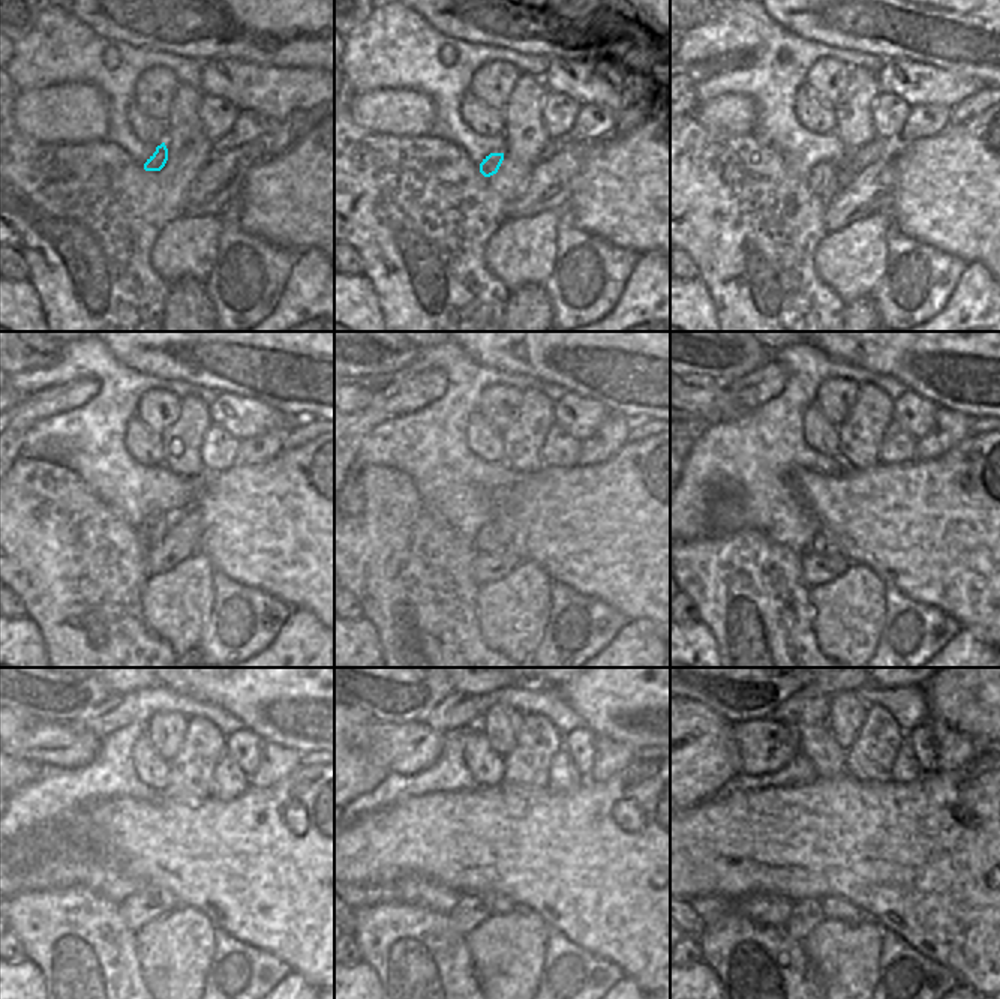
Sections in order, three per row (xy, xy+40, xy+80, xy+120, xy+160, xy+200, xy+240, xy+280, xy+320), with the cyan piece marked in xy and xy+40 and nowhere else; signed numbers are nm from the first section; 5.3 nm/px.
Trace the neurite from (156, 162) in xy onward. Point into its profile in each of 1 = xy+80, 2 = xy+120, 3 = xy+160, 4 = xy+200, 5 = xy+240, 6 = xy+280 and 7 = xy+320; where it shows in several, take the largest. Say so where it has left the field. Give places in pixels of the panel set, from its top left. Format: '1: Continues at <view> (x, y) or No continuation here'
1: Continues at xy+80 (823, 179)
2: Continues at xy+120 (153, 528)
3: Continues at xy+160 (494, 536)
4: Continues at xy+200 (820, 545)
5: Continues at xy+240 (162, 894)
6: Continues at xy+280 (498, 903)
7: Continues at xy+320 (834, 908)

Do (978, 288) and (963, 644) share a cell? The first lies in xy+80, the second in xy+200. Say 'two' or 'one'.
one

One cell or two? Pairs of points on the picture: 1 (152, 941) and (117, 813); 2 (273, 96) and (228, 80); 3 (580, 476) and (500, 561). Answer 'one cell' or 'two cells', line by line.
1: two cells
2: one cell
3: two cells

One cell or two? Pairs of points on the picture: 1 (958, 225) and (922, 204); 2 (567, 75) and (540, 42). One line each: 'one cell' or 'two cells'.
1: one cell
2: two cells

